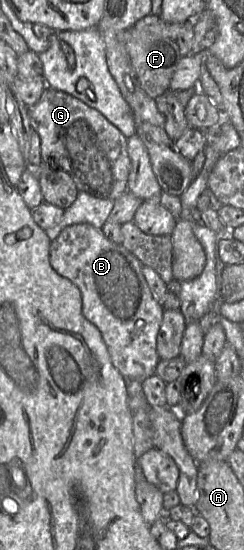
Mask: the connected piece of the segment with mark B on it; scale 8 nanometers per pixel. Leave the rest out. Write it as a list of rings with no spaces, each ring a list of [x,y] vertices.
[[[88,223],[67,226],[50,243],[50,263],[61,276],[69,279],[80,290],[82,313],[101,332],[114,366],[127,381],[142,383],[156,374],[160,361],[157,353],[157,336],[162,324],[164,308],[155,299],[143,275],[141,262],[122,244],[110,241],[102,228]]]

